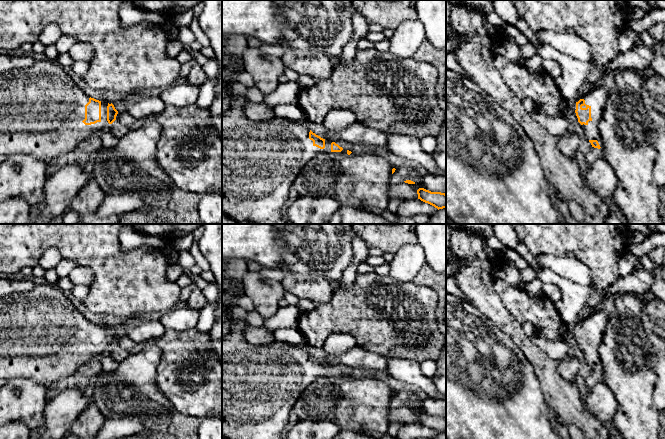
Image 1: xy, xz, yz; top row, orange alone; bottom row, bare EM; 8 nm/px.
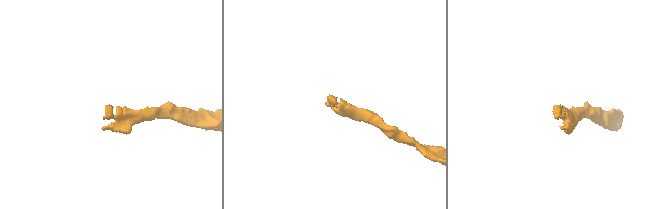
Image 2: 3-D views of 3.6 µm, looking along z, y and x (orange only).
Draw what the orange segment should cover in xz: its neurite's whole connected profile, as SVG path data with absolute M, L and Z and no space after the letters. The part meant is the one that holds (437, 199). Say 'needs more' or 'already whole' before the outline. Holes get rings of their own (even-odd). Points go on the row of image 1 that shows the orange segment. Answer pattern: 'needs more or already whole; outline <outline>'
already whole; outline M419 188L417 190L417 194L418 194L418 199L434 206L438 210L446 208L446 194L445 193L431 192L424 188Z

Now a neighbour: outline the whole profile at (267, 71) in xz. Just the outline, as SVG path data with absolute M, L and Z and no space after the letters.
M248 47L243 62L245 71L254 79L254 86L264 96L275 91L286 70L282 58L265 55L260 47Z

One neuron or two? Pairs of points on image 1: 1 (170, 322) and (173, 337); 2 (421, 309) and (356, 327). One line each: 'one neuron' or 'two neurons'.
1: two neurons
2: one neuron

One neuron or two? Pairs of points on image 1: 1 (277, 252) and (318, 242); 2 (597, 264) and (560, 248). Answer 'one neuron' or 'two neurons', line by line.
1: one neuron
2: one neuron

